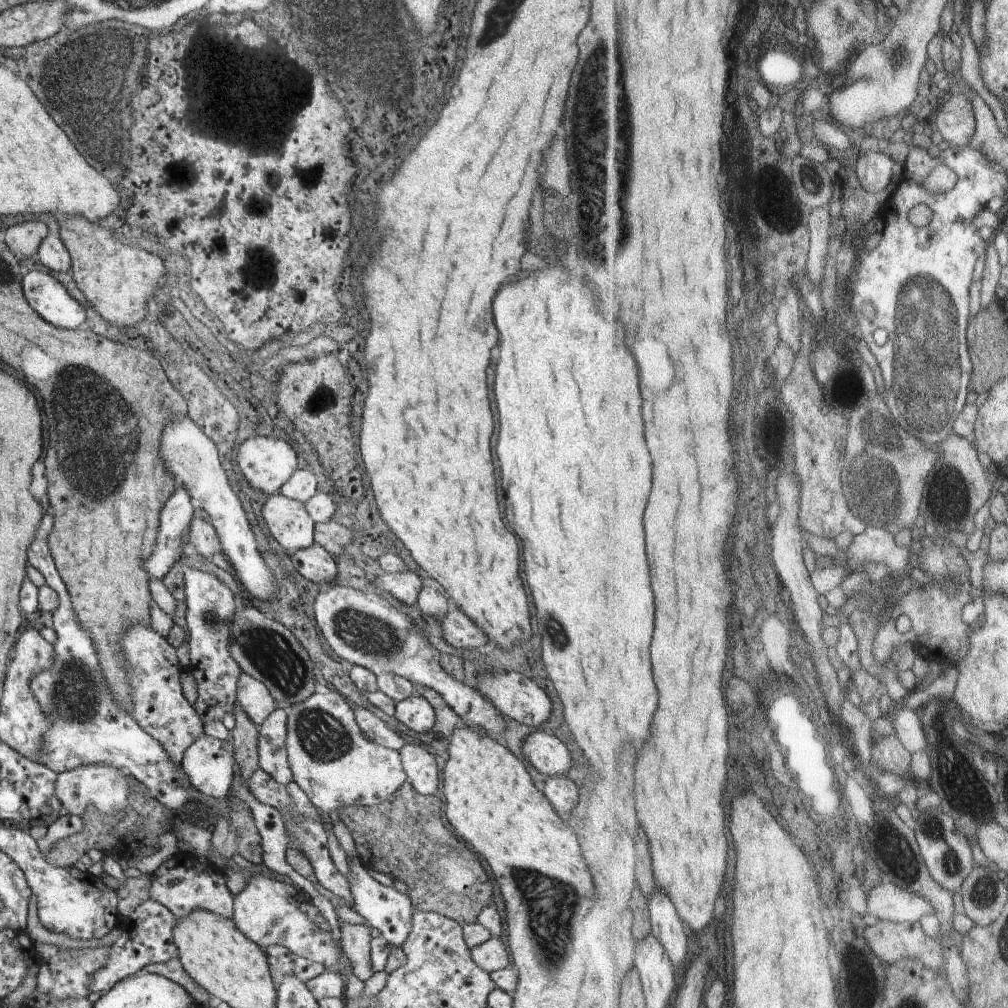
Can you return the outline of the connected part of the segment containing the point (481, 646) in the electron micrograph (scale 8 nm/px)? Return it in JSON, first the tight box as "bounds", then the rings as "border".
{"bounds":[441,610,491,650],"border":[[[454,610],[441,619],[442,636],[454,648],[485,650],[491,644],[488,636],[460,610]]]}

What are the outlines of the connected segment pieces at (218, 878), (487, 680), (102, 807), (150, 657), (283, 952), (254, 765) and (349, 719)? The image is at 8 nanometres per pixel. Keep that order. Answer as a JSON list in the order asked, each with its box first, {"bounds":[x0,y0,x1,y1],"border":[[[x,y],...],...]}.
[{"bounds":[150,852,233,918],"border":[[[184,852],[172,854],[167,863],[160,865],[151,878],[150,896],[177,918],[188,916],[192,910],[206,910],[233,918],[233,896],[228,890],[222,870],[215,864],[192,859]]]},{"bounds":[476,671,552,728],"border":[[[498,671],[494,674],[486,672],[486,674],[478,674],[476,676],[477,689],[486,700],[492,702],[492,706],[502,714],[526,724],[526,726],[535,726],[542,728],[544,722],[552,716],[552,702],[544,692],[544,688],[540,688],[539,684],[532,682],[519,672],[503,672]]]},{"bounds":[56,763,132,818],"border":[[[102,763],[80,766],[57,773],[56,796],[70,815],[78,815],[81,818],[91,811],[104,814],[125,811],[129,810],[126,787],[130,786],[130,782],[132,778],[128,778],[128,775],[118,767],[102,766]]]},{"bounds":[120,624,205,764],"border":[[[136,624],[120,636],[120,652],[126,662],[126,672],[132,686],[132,717],[151,734],[174,764],[183,759],[186,748],[205,735],[204,724],[194,707],[184,698],[180,673],[183,670],[176,660],[176,649],[152,627]]]},{"bounds":[264,945,325,986],"border":[[[282,945],[270,946],[264,951],[276,986],[284,980],[284,976],[294,976],[300,982],[308,982],[325,971],[321,964],[300,957]]]},{"bounds":[231,703,259,786],"border":[[[235,703],[233,708],[235,726],[231,730],[231,743],[235,752],[235,766],[240,770],[240,776],[244,780],[244,786],[250,780],[253,772],[259,768],[257,752],[259,727],[257,727],[242,706]]]},{"bounds":[287,686,407,817],"border":[[[329,686],[328,692],[315,692],[308,700],[294,704],[287,711],[287,760],[293,781],[302,788],[323,817],[356,803],[376,806],[407,781],[399,751],[370,741],[356,722],[353,704],[335,688]]]}]

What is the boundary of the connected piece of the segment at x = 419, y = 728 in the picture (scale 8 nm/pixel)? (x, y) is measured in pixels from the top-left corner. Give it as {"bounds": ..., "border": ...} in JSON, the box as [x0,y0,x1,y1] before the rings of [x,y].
{"bounds":[394,694,436,732],"border":[[[412,694],[395,703],[394,718],[414,732],[428,732],[436,722],[435,710],[426,698]]]}

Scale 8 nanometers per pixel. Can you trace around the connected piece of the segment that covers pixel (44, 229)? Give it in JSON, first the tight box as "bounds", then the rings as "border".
{"bounds":[4,218,48,260],"border":[[[33,218],[9,227],[5,232],[4,243],[12,254],[20,254],[22,260],[36,259],[40,243],[48,235],[48,226]]]}

